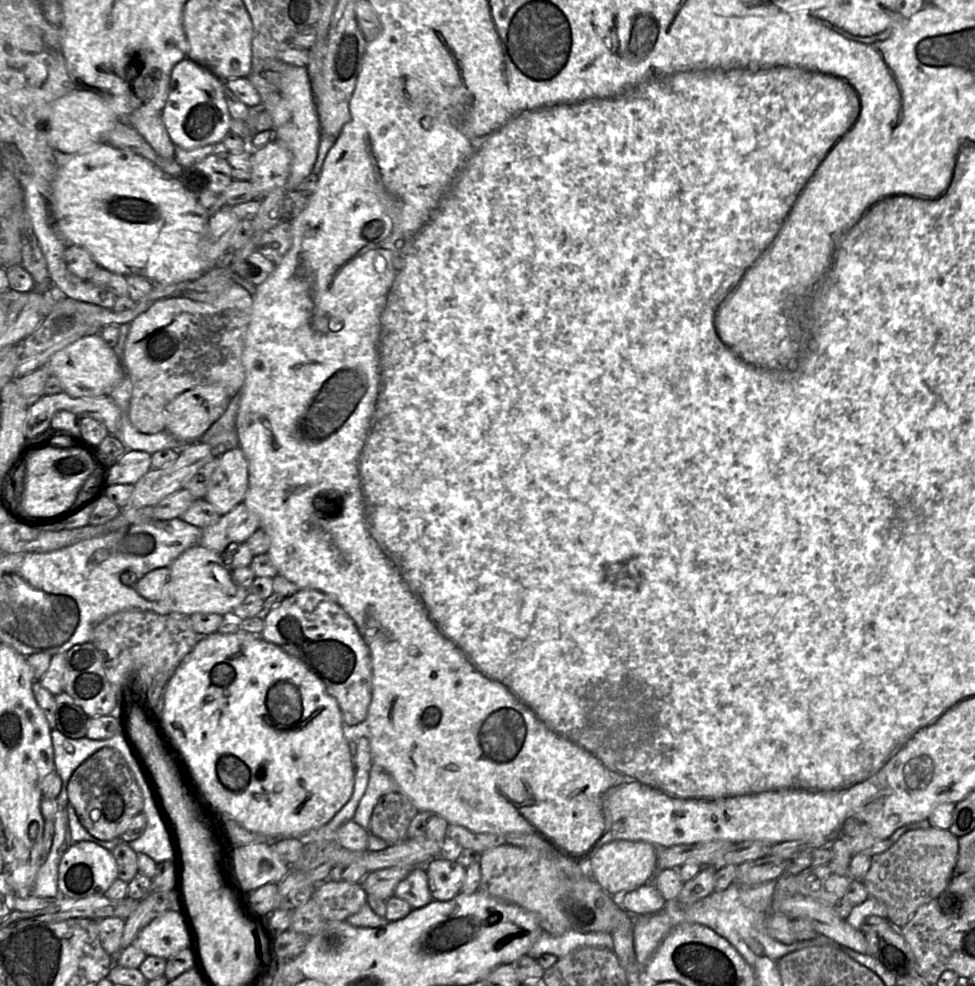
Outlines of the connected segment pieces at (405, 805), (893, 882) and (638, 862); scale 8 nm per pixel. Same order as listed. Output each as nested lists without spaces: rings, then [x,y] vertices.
[[[389,792],[378,799],[368,830],[389,845],[403,842],[407,839],[408,827],[418,812],[417,807],[404,793]]]
[[[933,827],[909,830],[886,851],[871,857],[870,869],[863,883],[868,896],[886,906],[888,921],[900,930],[920,906],[937,899],[947,887],[957,858],[958,837],[949,830]]]
[[[615,840],[599,847],[585,866],[593,879],[613,897],[649,883],[657,873],[657,847],[645,841]]]

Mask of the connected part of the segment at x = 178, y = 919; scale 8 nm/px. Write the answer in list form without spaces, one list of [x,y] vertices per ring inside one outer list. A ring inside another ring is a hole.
[[[178,908],[168,910],[144,927],[132,944],[147,956],[169,959],[183,949],[191,951],[190,927]]]

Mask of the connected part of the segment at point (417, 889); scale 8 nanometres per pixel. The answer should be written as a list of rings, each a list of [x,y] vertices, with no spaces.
[[[424,867],[415,868],[396,887],[394,896],[406,900],[413,909],[429,904],[433,898],[428,884],[428,877]]]

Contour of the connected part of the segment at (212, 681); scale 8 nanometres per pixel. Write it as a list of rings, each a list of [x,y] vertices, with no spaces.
[[[239,631],[234,634],[213,633],[201,636],[168,681],[162,705],[161,728],[165,739],[178,759],[183,777],[199,804],[209,812],[211,820],[230,817],[247,830],[270,839],[298,838],[327,824],[350,799],[355,782],[354,763],[347,740],[347,727],[337,700],[326,690],[323,681],[300,659],[279,646],[267,642],[260,634]]]

